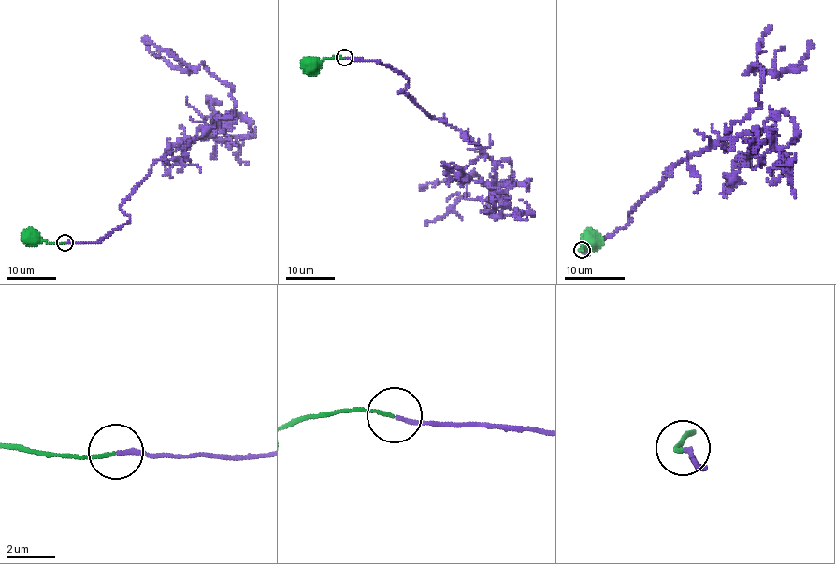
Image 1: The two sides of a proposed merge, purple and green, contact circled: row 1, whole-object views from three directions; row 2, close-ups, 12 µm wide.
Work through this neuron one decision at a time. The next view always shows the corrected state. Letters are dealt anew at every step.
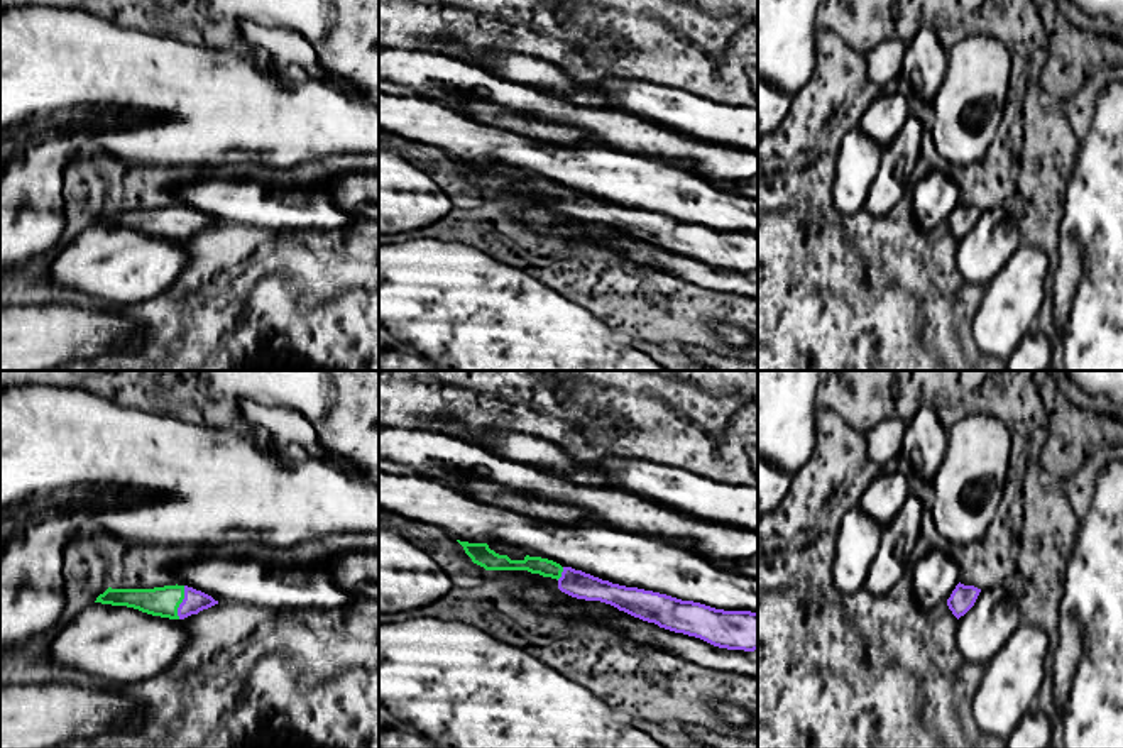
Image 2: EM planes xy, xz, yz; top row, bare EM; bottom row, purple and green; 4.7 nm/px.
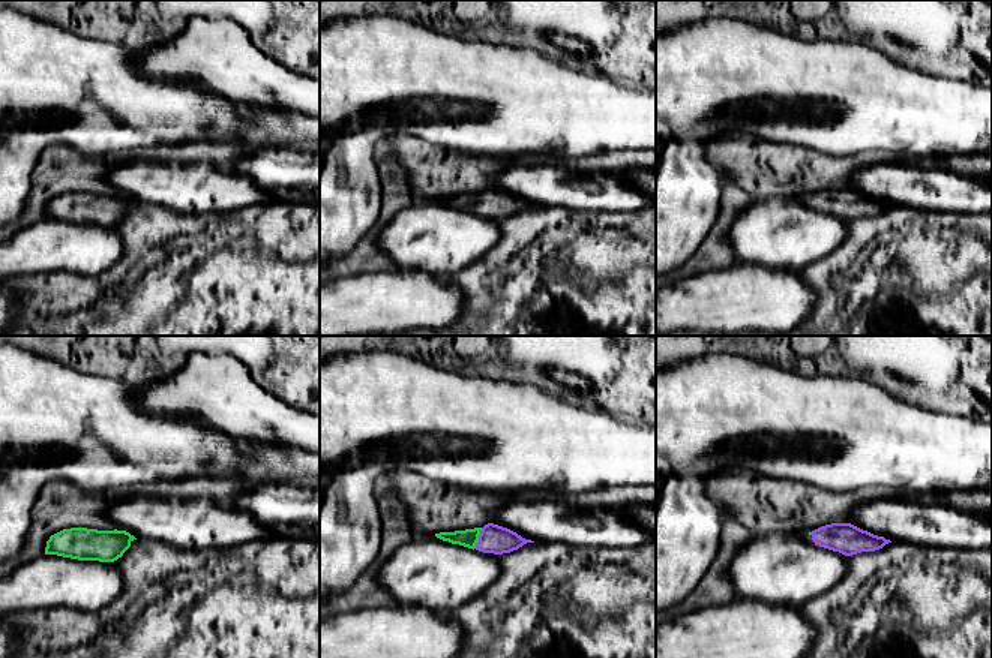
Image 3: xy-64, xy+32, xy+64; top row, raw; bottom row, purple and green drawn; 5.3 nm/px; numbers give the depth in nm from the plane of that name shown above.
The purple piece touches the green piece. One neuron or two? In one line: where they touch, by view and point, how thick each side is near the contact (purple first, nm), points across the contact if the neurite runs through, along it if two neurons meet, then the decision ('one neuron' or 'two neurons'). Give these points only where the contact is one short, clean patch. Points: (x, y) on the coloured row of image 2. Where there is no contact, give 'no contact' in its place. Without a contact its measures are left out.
contact xy (181, 603); calibres 110 and 140 nm; way xy (195, 601), (181, 603), (161, 601); one neuron

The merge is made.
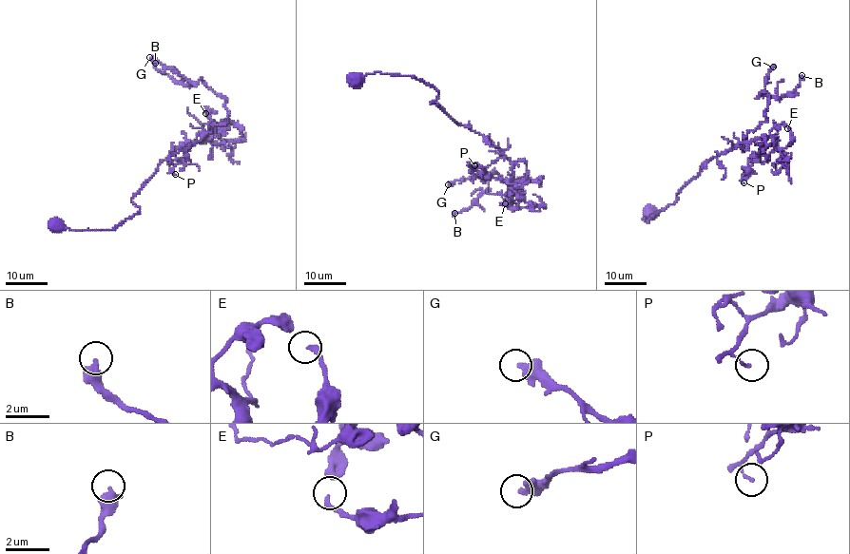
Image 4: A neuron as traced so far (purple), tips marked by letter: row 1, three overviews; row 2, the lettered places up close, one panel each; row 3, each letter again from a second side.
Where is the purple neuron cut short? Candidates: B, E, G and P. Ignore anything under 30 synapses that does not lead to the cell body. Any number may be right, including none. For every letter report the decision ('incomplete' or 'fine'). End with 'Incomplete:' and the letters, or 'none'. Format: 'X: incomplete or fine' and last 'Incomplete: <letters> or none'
B: fine
E: fine
G: fine
P: fine
Incomplete: none

